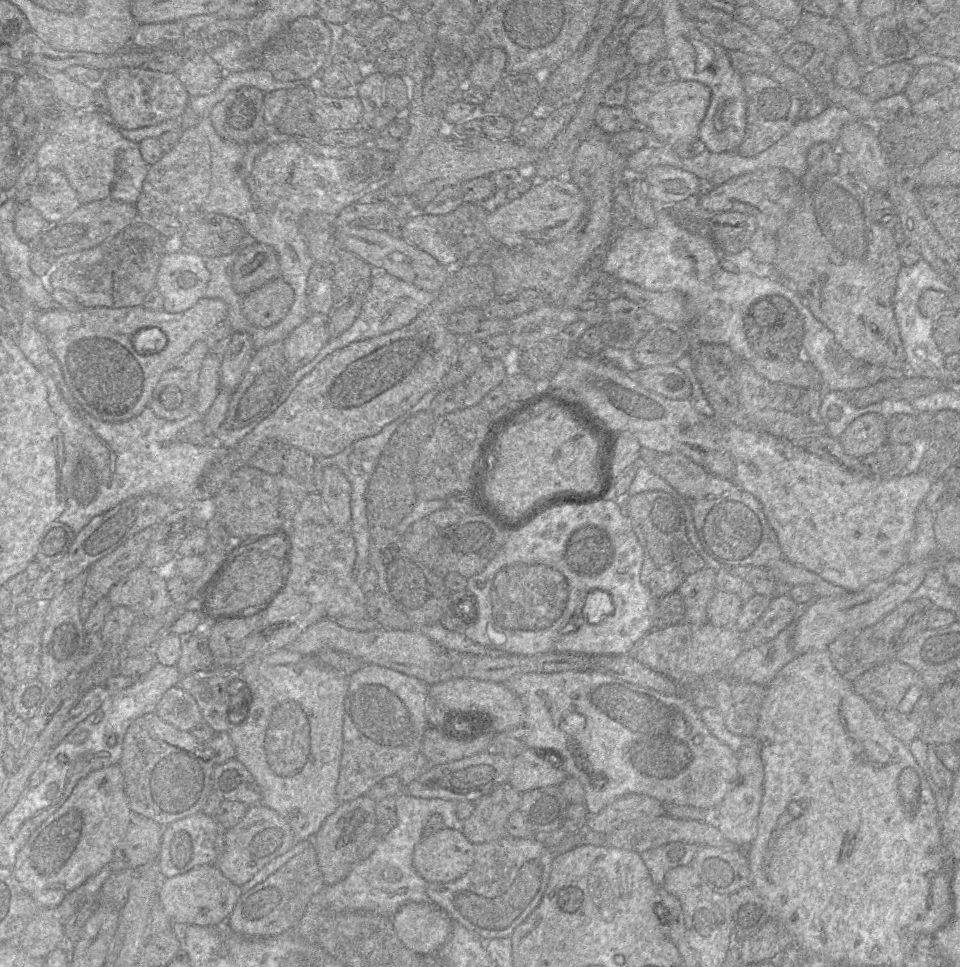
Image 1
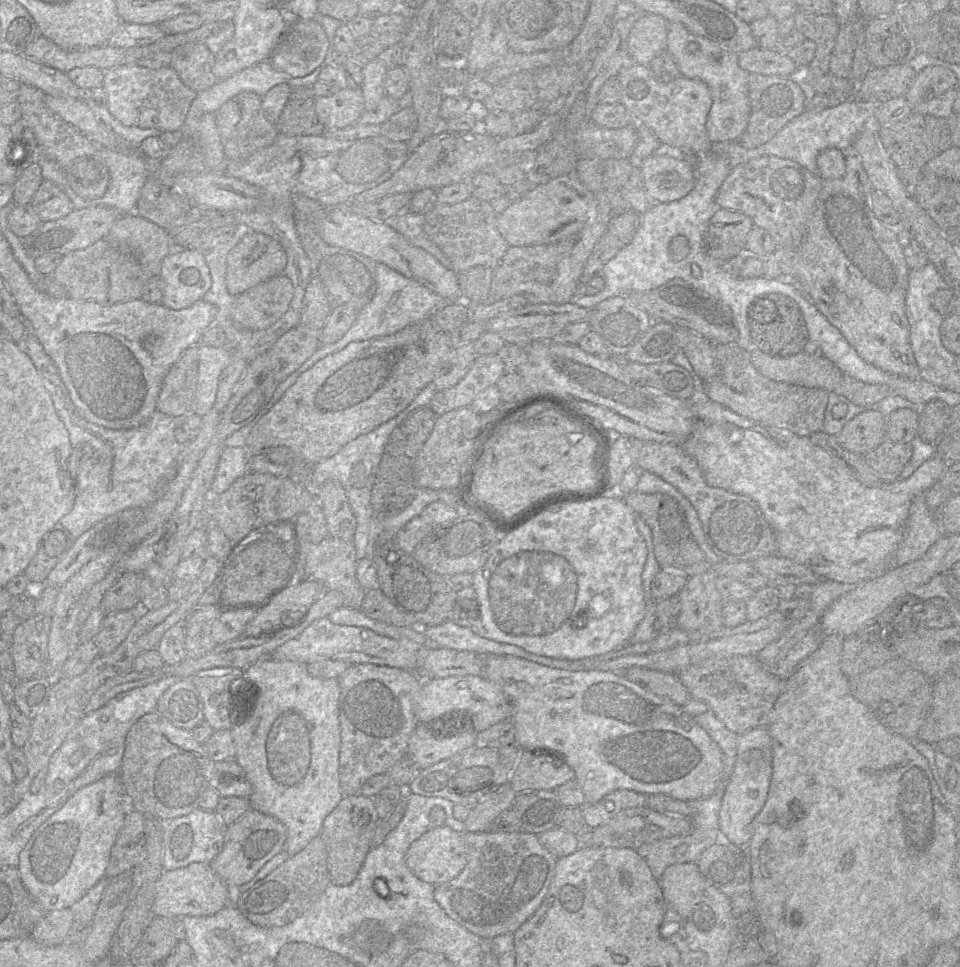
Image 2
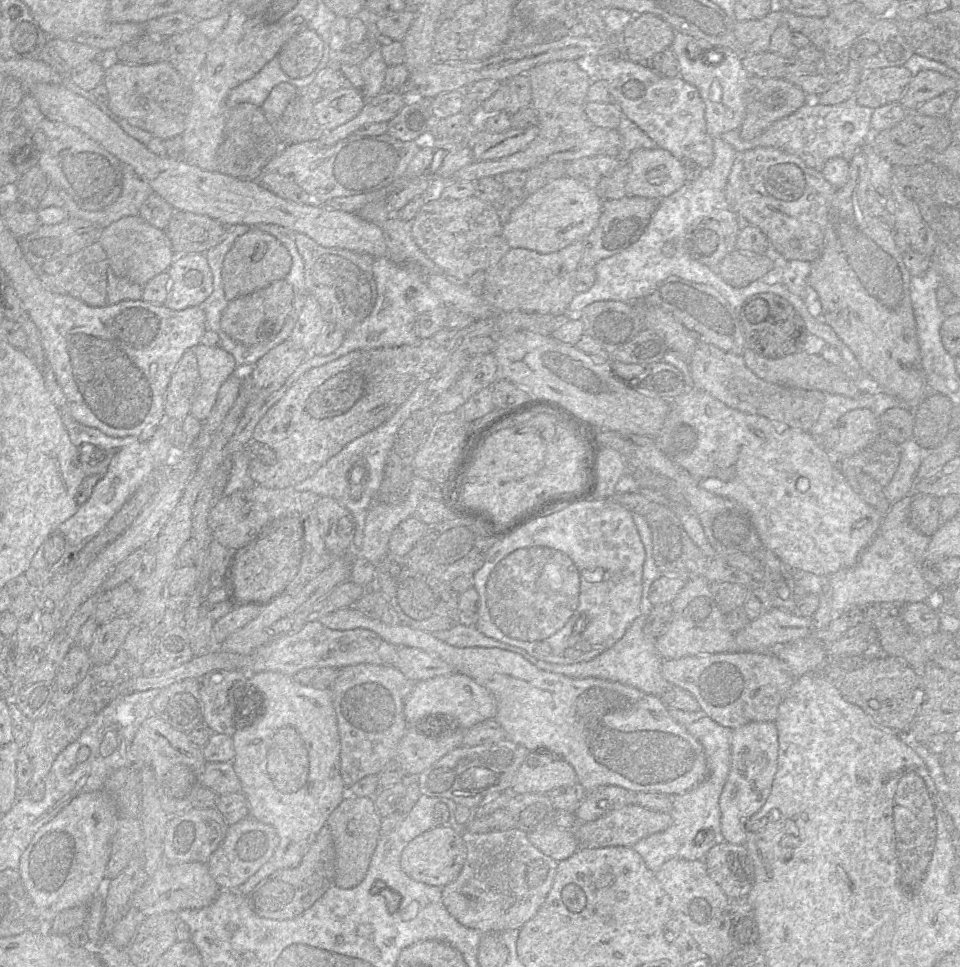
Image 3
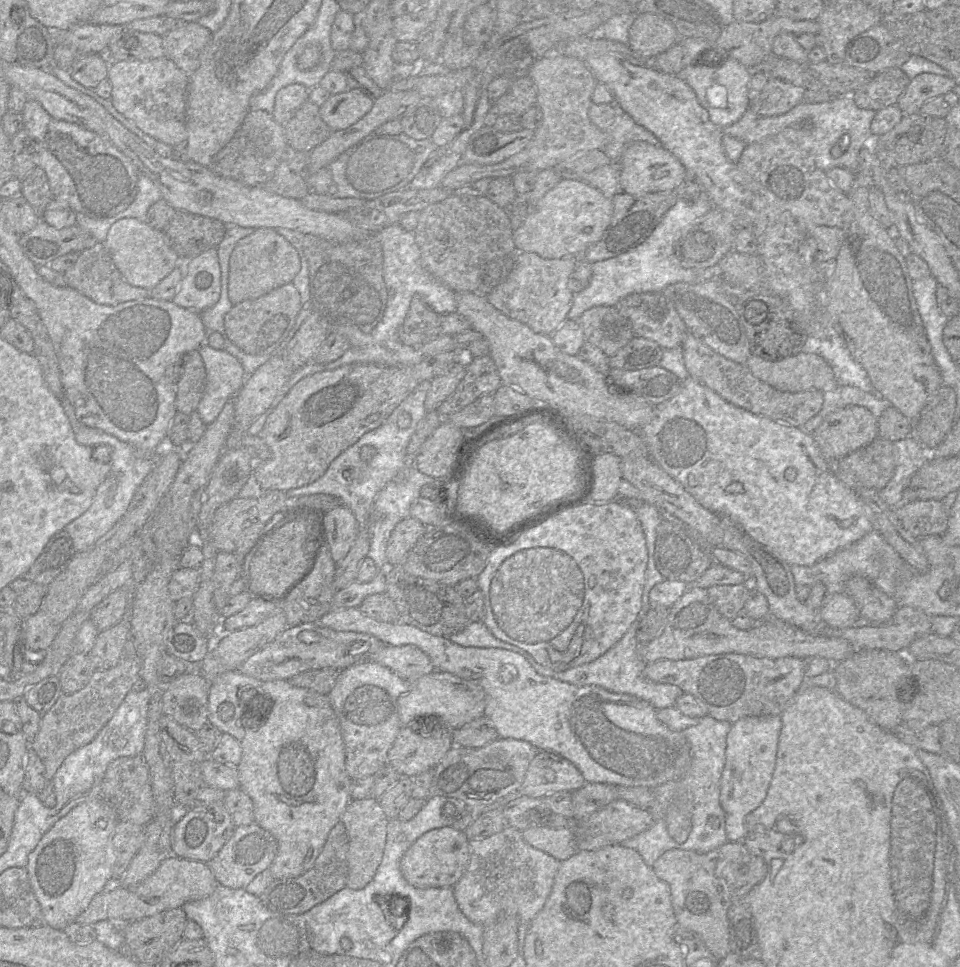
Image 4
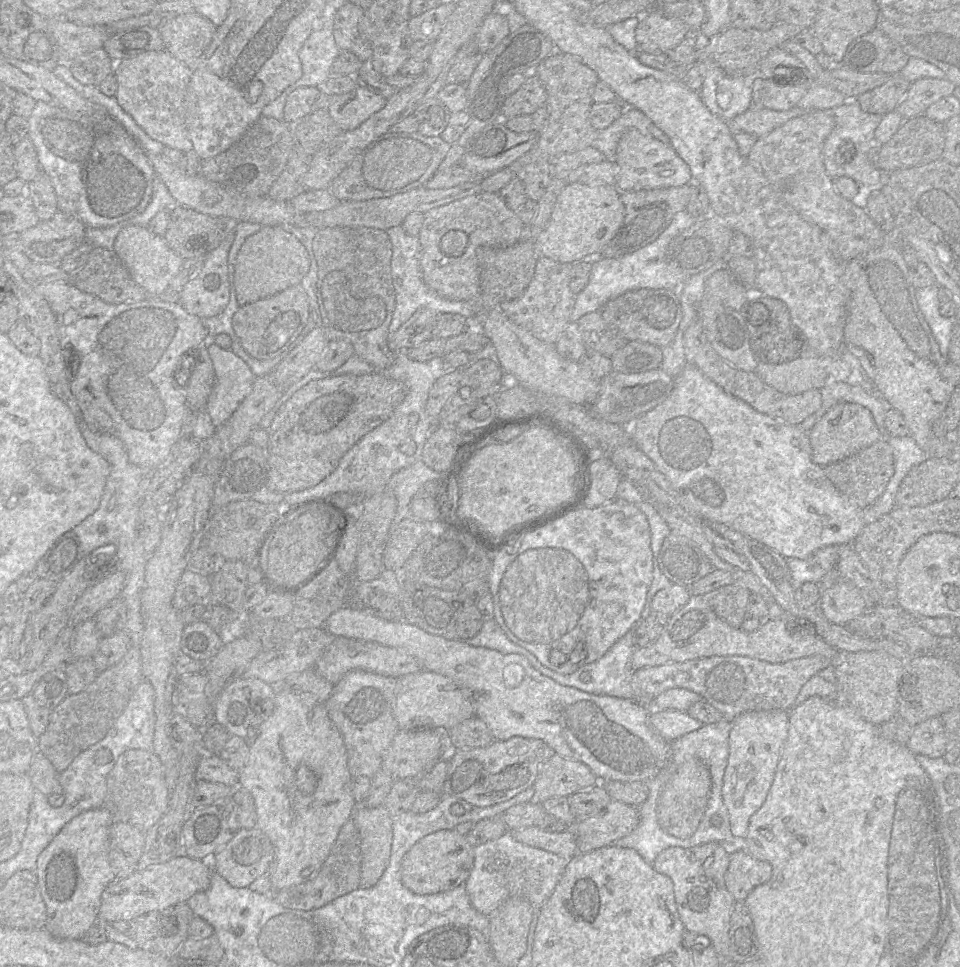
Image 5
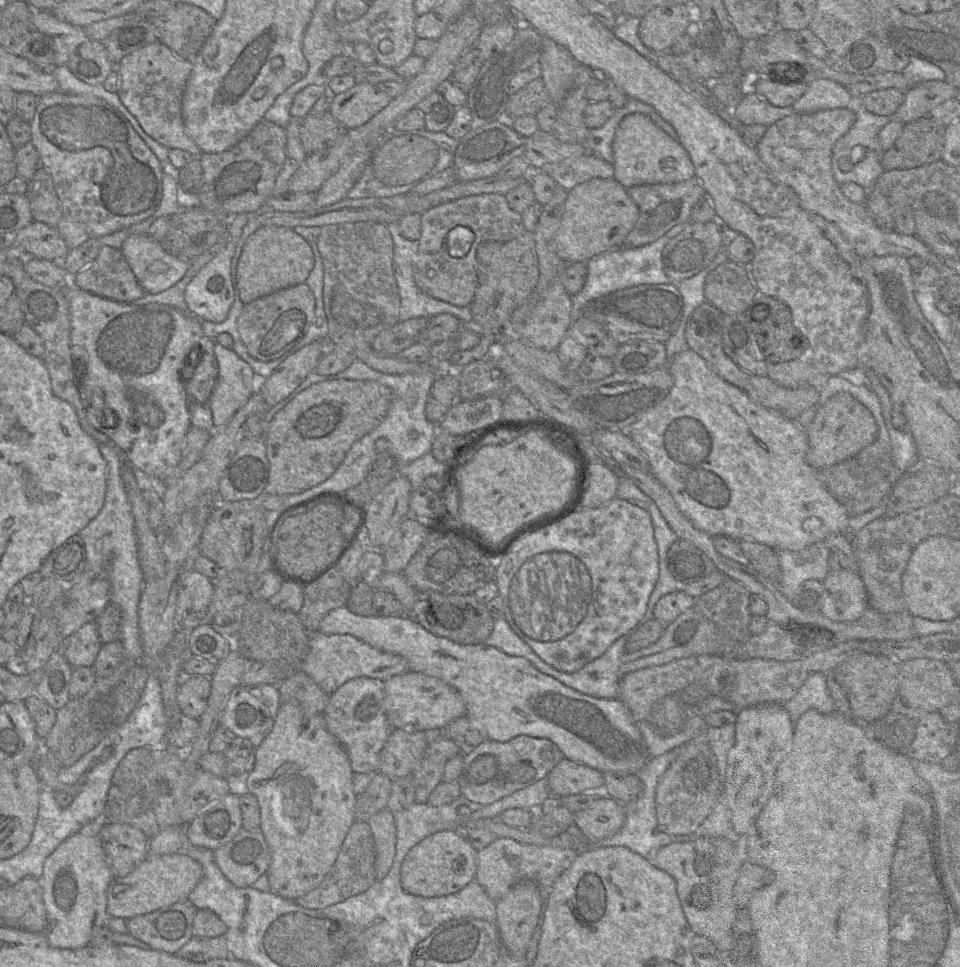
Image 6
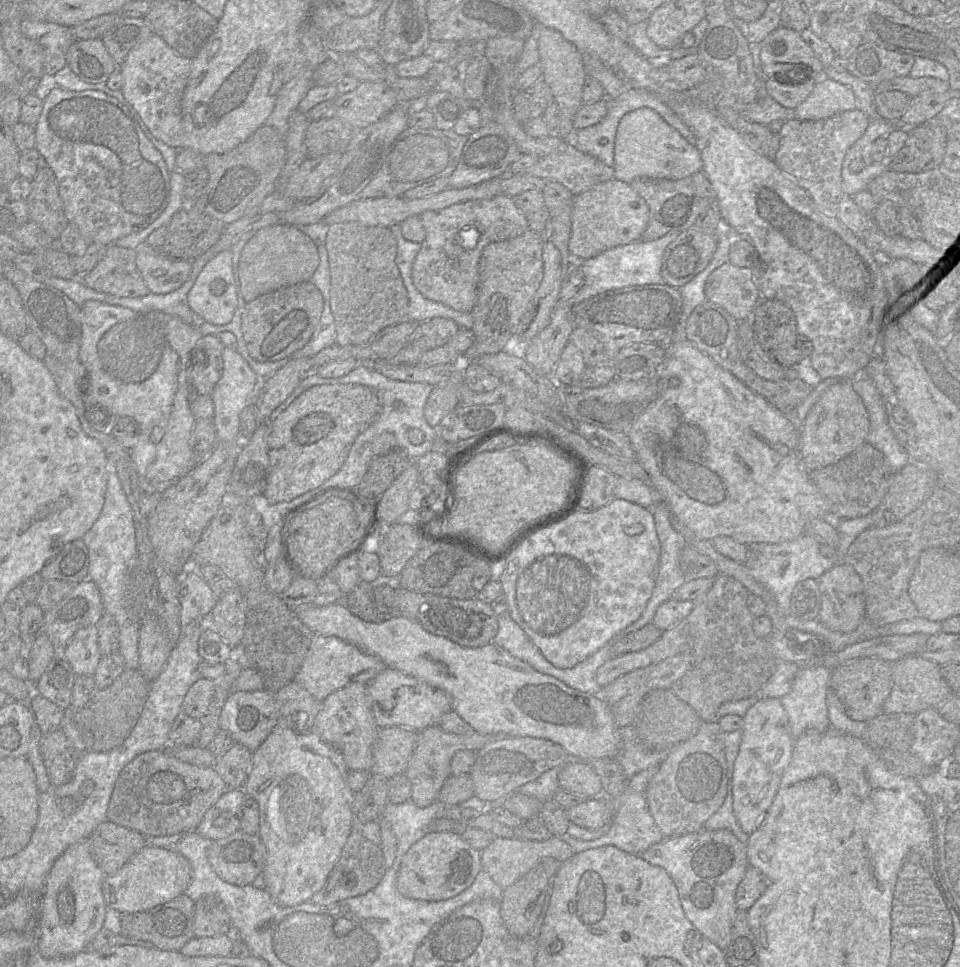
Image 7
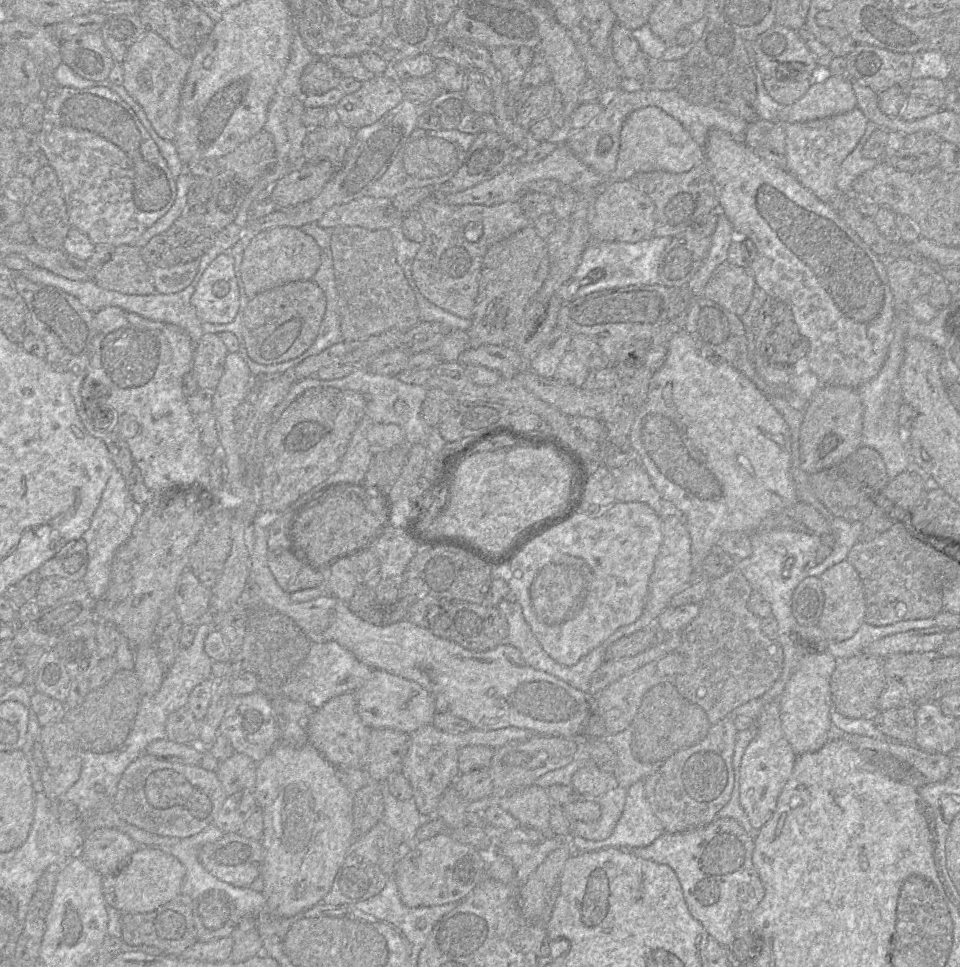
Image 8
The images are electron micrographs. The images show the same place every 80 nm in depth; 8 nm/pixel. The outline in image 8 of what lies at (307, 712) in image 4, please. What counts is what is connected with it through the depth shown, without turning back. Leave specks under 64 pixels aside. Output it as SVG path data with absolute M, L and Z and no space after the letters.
M310 743L294 749L276 744L257 764L253 794L263 810L263 864L261 875L268 913L291 917L322 902L353 842L353 794L340 780L338 769Z

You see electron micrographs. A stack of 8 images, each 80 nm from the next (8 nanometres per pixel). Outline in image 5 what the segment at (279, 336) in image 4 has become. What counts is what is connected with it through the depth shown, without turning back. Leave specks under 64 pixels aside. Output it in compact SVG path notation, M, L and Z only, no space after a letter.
M300 285L291 286L271 297L240 306L232 318L233 330L248 355L257 360L268 360L281 353L289 353L300 341L300 334L309 320L309 301Z

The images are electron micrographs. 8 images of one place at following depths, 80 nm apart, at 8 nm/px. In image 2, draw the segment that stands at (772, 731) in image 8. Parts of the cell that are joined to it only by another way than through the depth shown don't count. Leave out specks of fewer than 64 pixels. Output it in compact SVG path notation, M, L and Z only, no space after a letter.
M756 727L737 737L737 753L733 772L726 785L720 812L721 837L739 847L748 847L753 829L752 821L763 808L772 775L772 739L766 727Z

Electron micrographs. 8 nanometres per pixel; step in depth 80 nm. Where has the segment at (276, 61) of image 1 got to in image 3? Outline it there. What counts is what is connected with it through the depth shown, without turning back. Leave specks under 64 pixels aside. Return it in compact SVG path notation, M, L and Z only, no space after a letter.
M308 28L292 37L279 52L281 69L290 78L300 79L312 74L324 54L324 42Z

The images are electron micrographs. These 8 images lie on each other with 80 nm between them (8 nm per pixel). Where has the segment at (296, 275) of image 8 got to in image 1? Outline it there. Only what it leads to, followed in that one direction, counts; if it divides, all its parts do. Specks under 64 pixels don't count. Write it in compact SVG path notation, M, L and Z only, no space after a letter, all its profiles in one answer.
M259 242L240 251L231 271L233 288L240 295L246 295L277 277L279 264L274 249Z

